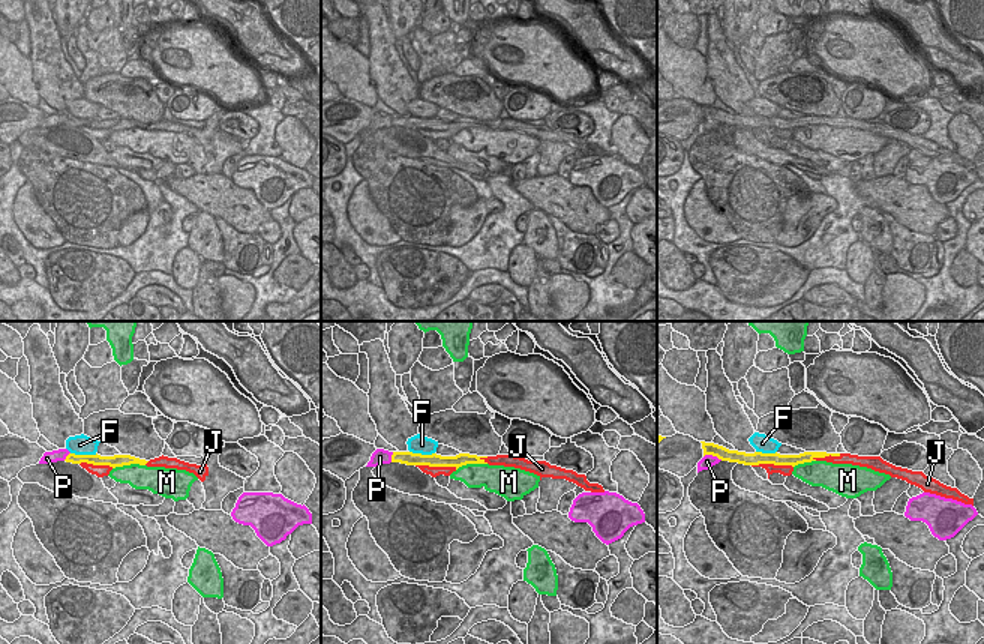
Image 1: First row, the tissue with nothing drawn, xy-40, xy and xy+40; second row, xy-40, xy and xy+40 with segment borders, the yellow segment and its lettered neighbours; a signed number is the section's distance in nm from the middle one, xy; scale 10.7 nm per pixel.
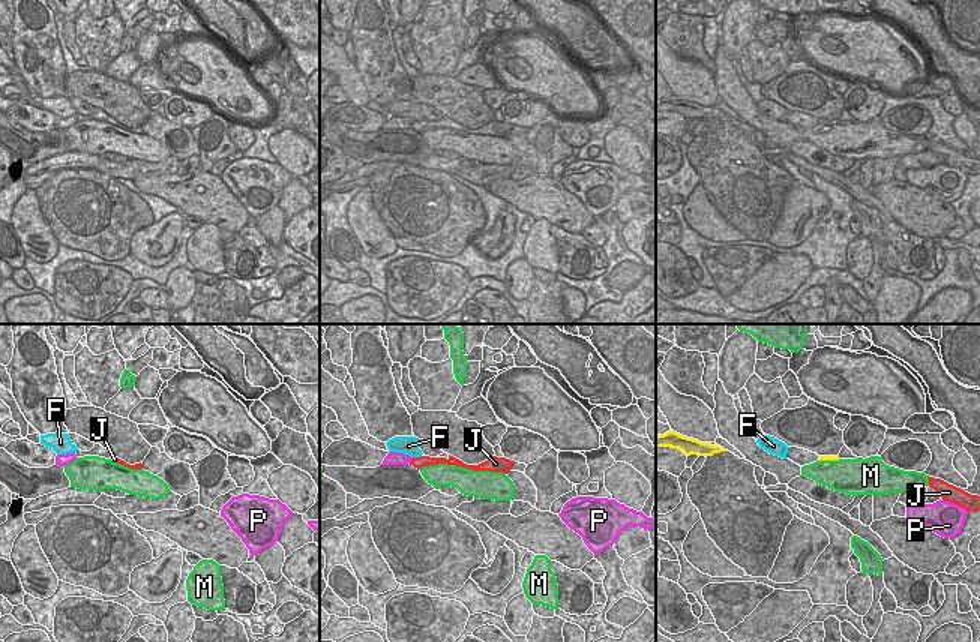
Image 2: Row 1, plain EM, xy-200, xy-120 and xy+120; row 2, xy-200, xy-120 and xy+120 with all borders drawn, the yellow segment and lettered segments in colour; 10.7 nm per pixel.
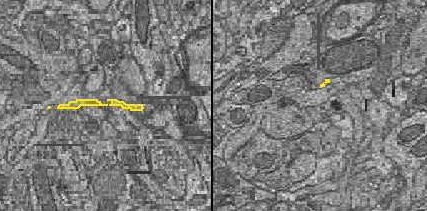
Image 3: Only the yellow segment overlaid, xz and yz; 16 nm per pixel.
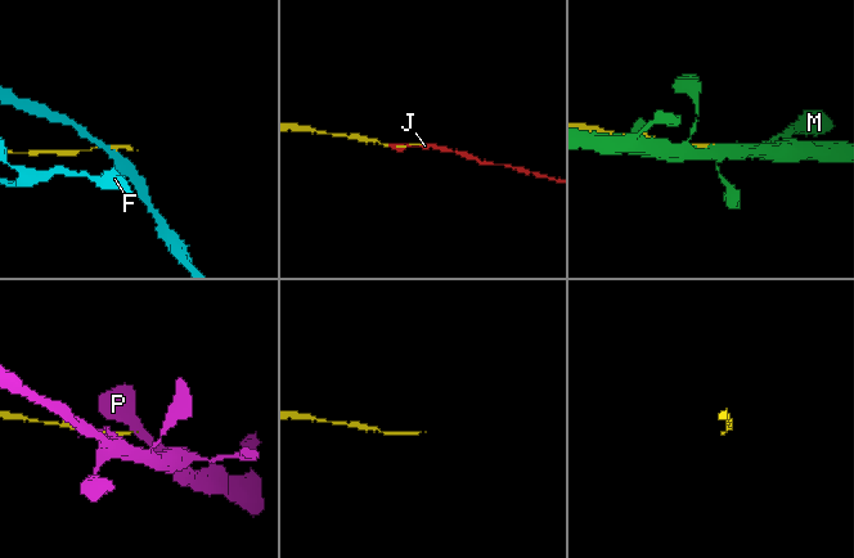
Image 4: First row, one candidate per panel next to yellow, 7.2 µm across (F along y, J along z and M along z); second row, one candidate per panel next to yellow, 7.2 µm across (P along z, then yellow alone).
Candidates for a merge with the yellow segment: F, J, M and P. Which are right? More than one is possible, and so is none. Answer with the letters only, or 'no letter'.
J.

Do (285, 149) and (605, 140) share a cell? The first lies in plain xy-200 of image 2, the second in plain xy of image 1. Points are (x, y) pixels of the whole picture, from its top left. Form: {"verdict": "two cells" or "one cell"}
{"verdict": "two cells"}

